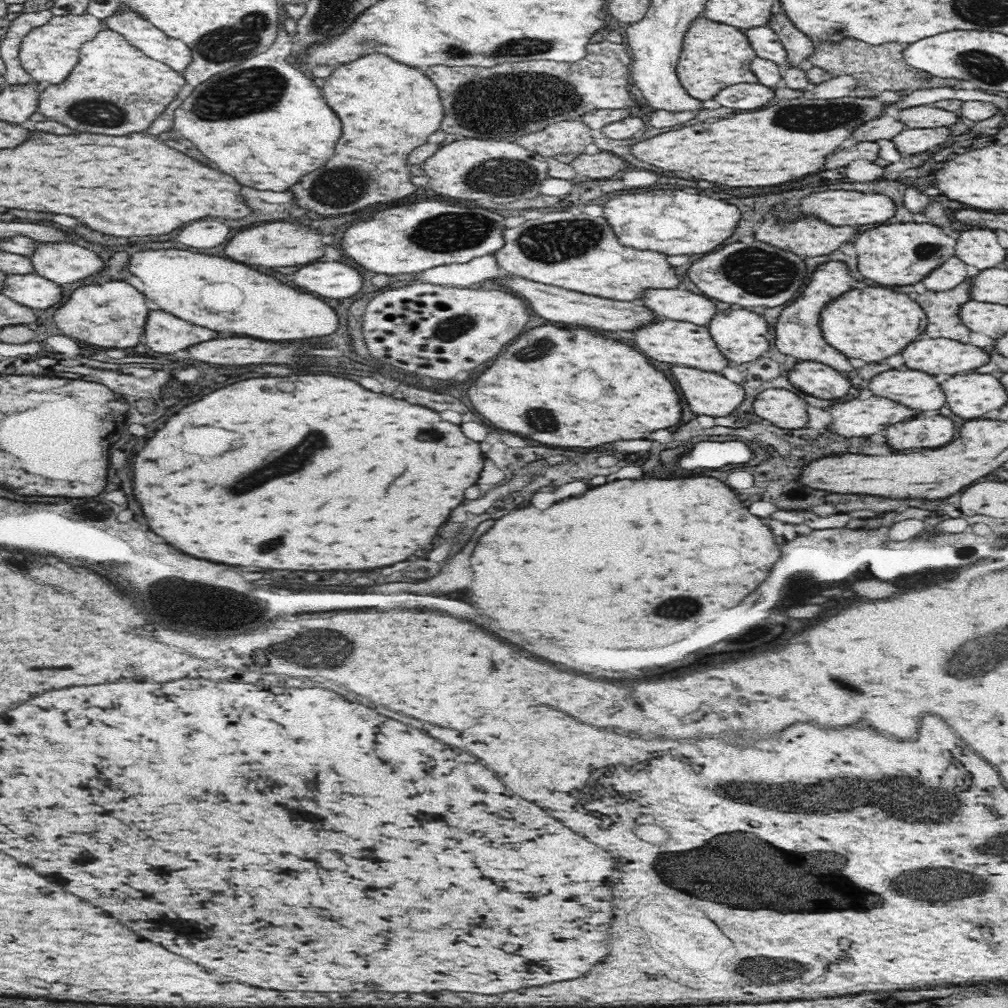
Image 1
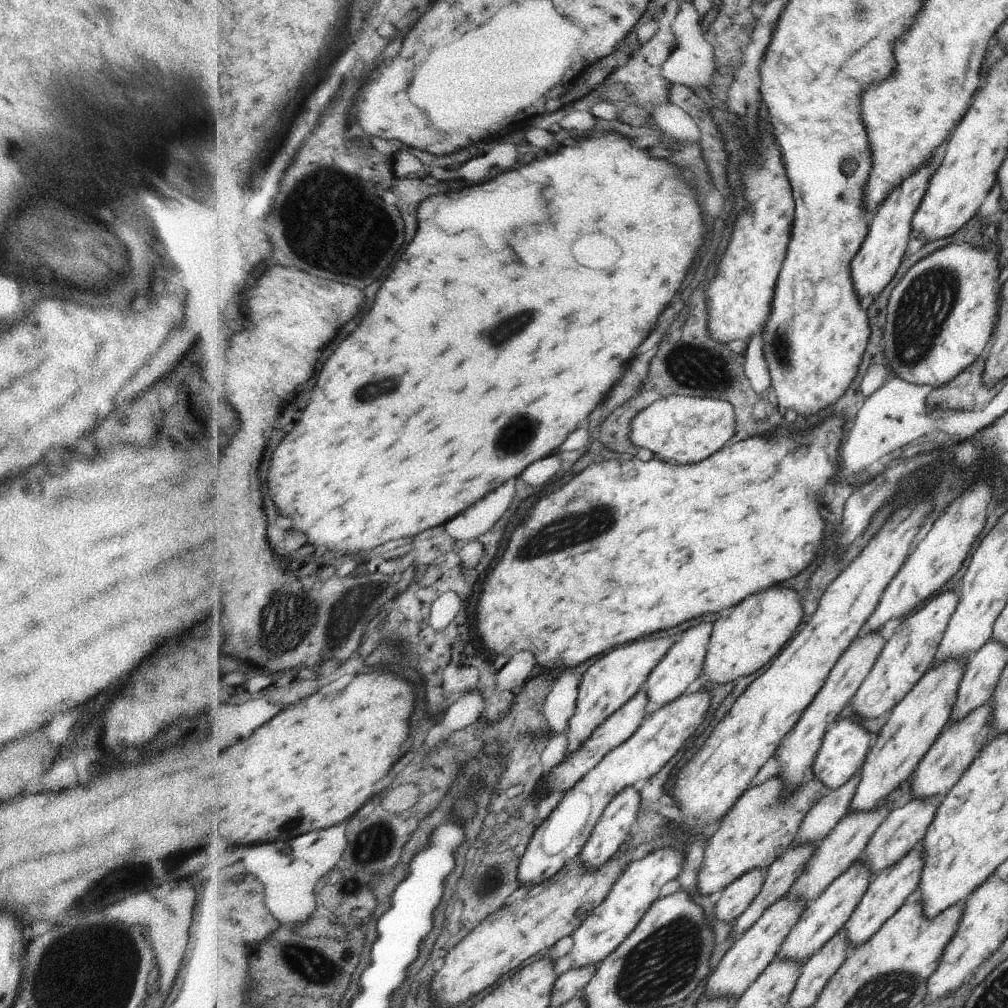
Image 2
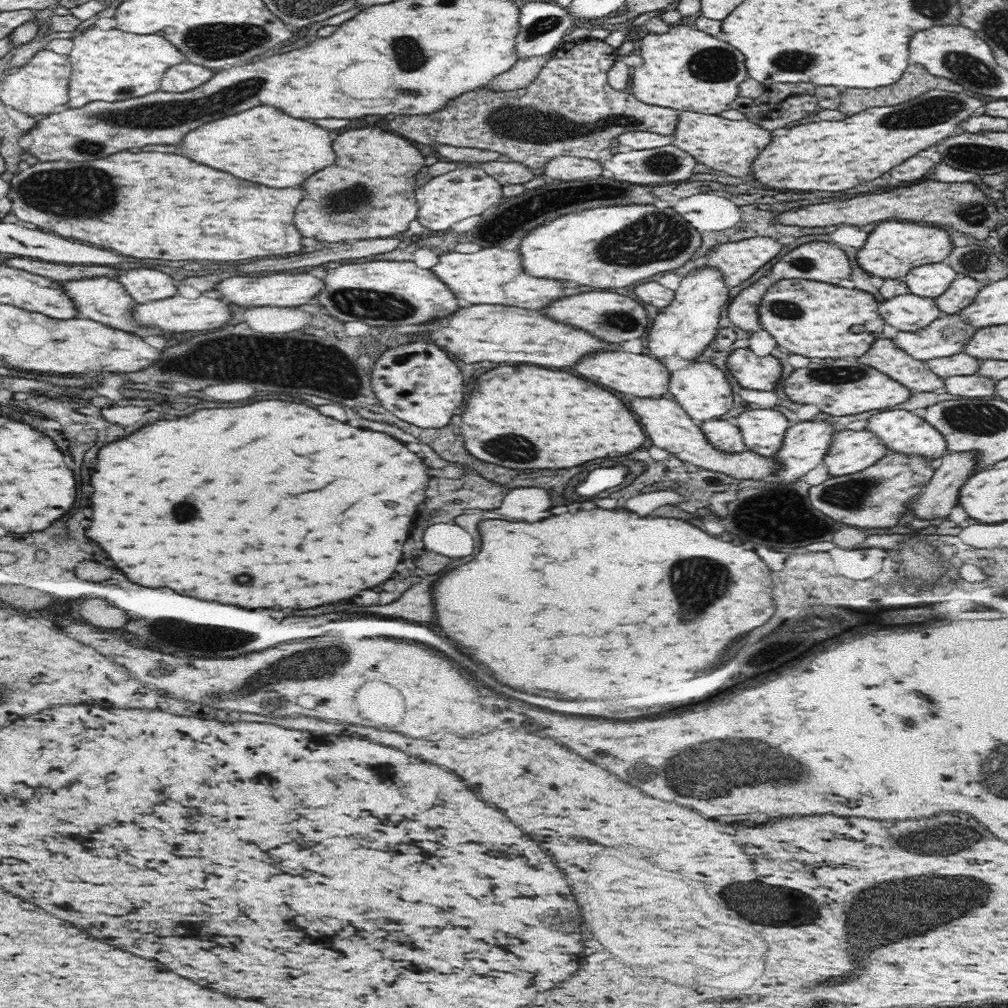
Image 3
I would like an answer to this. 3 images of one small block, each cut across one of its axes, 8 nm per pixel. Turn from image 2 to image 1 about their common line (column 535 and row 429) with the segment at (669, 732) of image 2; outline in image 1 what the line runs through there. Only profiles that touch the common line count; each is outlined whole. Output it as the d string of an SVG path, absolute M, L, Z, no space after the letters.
M874 395L864 400L856 398L822 409L830 411L832 415L828 428L844 437L872 436L890 424L921 414L904 403Z

